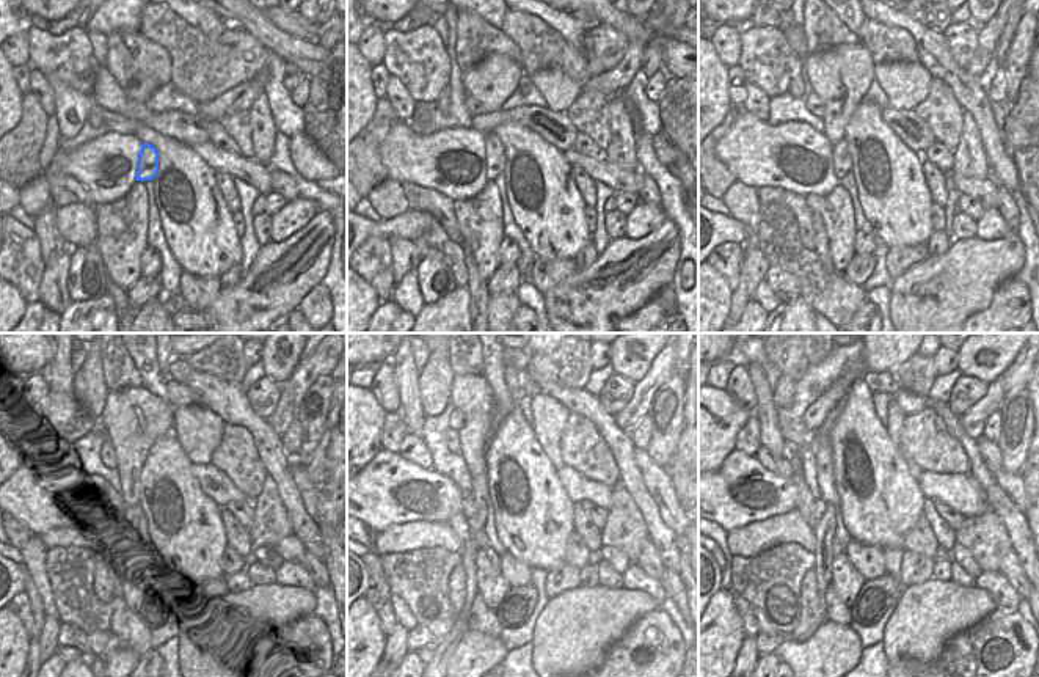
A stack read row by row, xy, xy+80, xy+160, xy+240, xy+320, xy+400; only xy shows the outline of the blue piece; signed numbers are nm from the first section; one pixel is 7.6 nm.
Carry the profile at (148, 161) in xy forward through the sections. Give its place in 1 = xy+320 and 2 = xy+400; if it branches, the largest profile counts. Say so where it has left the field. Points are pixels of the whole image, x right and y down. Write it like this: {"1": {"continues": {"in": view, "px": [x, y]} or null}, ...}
{"1": {"continues": {"in": "xy+320", "px": [470, 511]}}, "2": {"continues": {"in": "xy+400", "px": [820, 505]}}}

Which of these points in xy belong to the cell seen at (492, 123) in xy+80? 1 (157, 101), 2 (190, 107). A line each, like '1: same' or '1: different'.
1: different
2: different

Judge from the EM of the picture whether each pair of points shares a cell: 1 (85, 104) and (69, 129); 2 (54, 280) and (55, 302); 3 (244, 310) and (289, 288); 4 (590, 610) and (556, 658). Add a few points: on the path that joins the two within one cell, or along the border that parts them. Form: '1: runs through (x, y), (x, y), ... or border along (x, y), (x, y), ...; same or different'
1: runs through (76, 104), (71, 104), (63, 112), (63, 120); same
2: runs through (54, 285), (55, 297); same
3: runs through (255, 303), (272, 288), (278, 288); same
4: runs through (581, 622), (564, 646); same

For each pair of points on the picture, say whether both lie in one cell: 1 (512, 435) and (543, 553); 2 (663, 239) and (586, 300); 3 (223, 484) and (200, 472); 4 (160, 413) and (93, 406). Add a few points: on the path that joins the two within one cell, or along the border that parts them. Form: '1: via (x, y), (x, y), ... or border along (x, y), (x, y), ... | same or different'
1: via (523, 465), (531, 478), (534, 523) | same
2: via (644, 258), (605, 292) | same
3: via (217, 484), (206, 473) | same
4: border along (109, 391), (99, 415) | different

